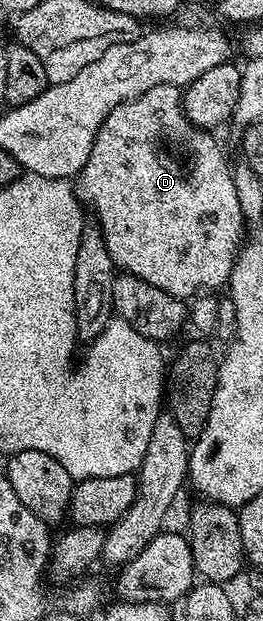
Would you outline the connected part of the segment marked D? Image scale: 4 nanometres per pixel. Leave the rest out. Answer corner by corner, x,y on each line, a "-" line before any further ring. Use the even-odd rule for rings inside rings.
161,84
157,88
149,88
136,98
130,98
128,102
123,102
101,124
97,136
93,140
91,155
82,170
74,179
75,194
79,197
80,203
88,211
95,213
94,221
97,223
99,231
103,233
105,244
109,248
109,256
113,264
124,274
132,274
145,284
153,284
153,288
161,288
161,292
169,292
169,296
180,300
191,300
202,295
203,290
219,290
228,285
231,281
231,273
235,267
235,257
239,255
239,247
245,241
245,223
241,212
241,200
237,200
237,184
233,173
232,163
227,163
227,158
223,155
223,150
219,147
219,142
215,139
214,133
208,132
194,126
187,114
183,110
183,90
177,86

